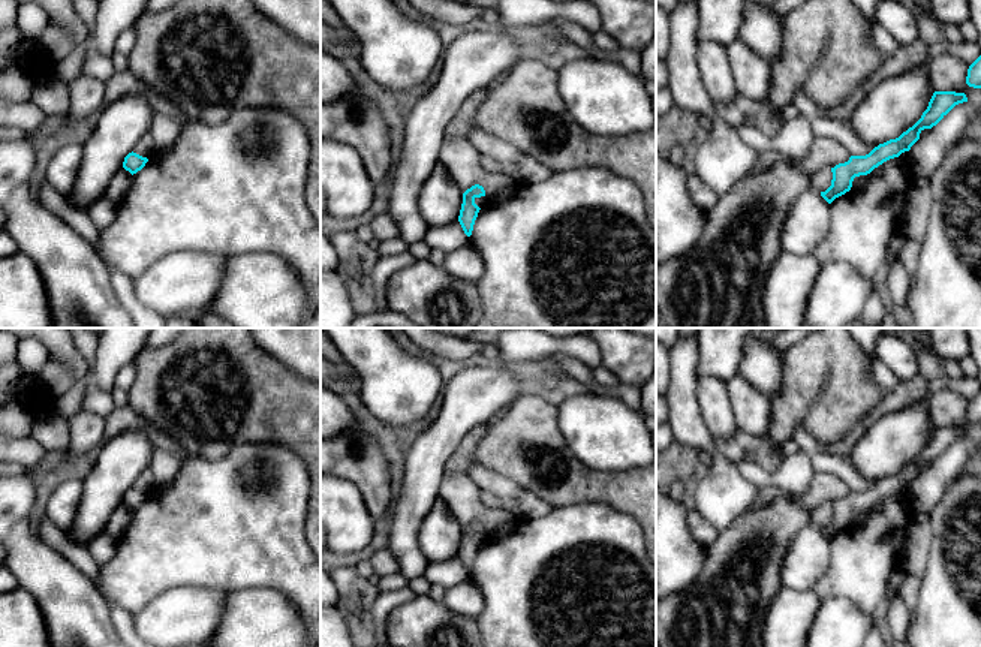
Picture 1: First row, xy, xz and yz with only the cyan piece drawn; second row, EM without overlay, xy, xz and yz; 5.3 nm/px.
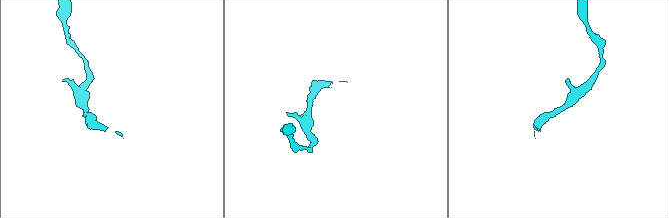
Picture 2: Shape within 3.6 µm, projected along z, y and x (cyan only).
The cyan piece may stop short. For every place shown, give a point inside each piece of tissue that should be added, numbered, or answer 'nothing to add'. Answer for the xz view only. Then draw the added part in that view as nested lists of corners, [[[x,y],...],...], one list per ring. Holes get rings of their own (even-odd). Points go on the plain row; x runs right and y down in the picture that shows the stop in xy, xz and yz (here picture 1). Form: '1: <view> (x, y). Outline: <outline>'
nothing to add

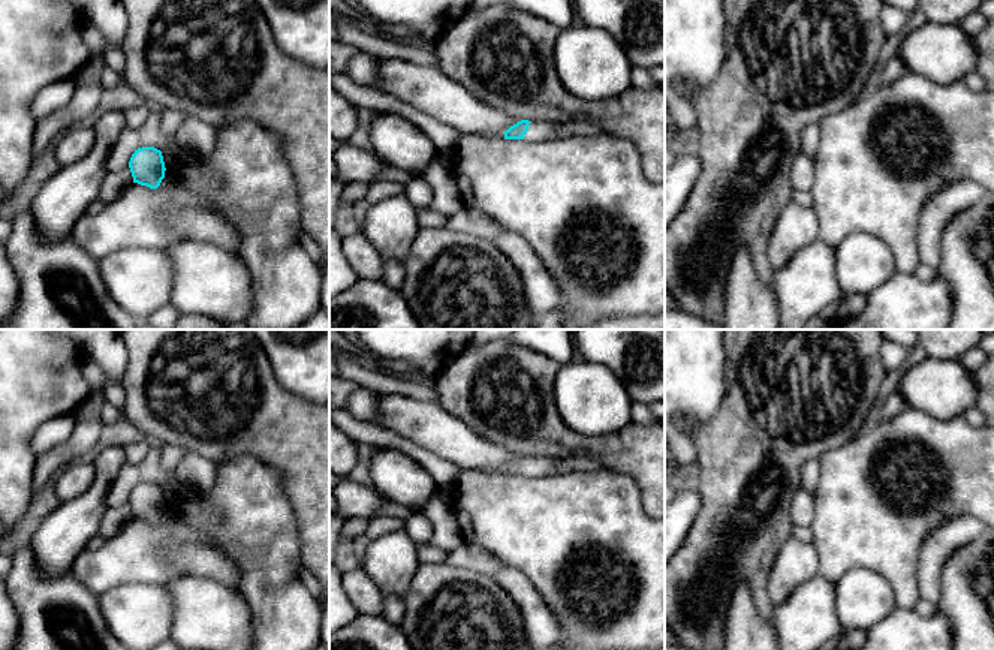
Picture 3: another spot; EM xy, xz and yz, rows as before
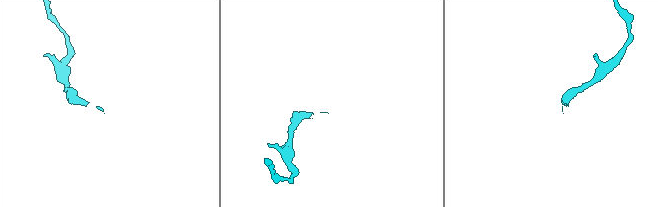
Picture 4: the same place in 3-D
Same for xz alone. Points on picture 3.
1: xz (538, 466). Outline: [[[531,457],[528,460],[528,467],[524,470],[524,475],[530,478],[555,475],[558,464],[560,464],[560,458]]]

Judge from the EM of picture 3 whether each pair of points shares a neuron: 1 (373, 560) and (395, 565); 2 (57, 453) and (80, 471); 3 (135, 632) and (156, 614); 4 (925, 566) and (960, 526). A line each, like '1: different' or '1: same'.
1: same
2: different
3: same
4: same

